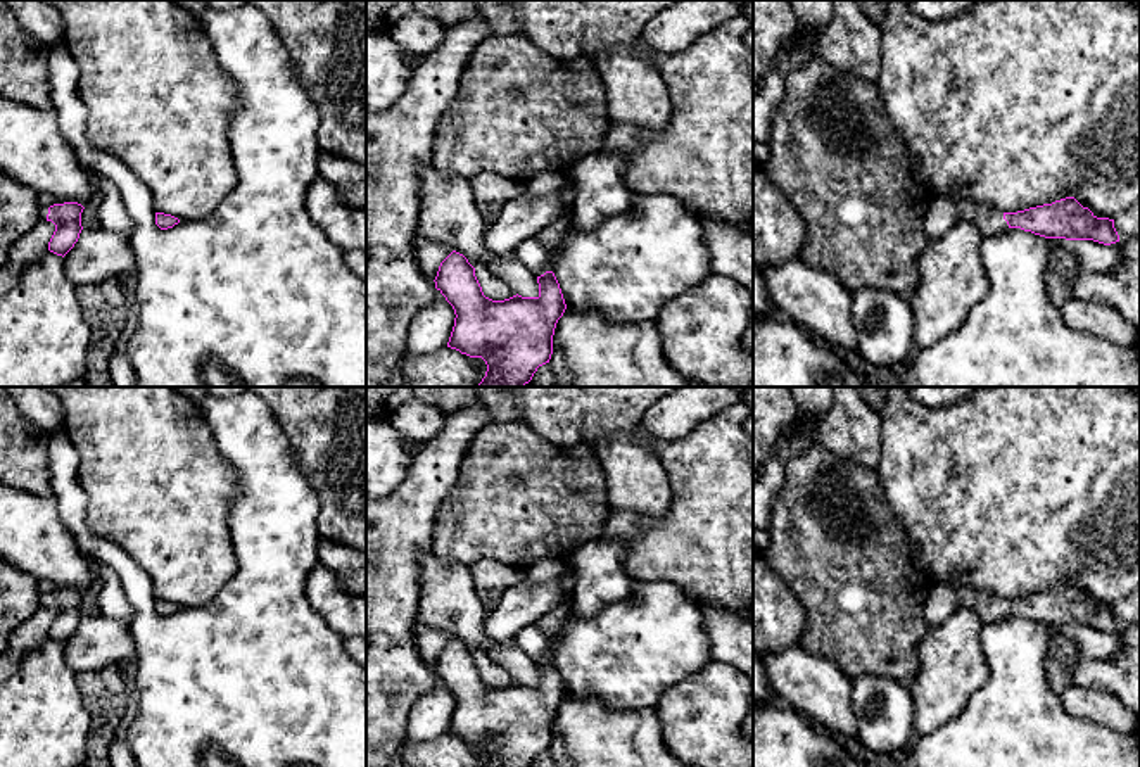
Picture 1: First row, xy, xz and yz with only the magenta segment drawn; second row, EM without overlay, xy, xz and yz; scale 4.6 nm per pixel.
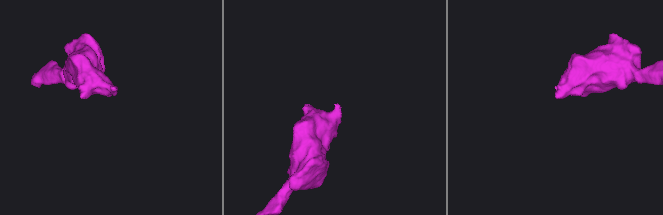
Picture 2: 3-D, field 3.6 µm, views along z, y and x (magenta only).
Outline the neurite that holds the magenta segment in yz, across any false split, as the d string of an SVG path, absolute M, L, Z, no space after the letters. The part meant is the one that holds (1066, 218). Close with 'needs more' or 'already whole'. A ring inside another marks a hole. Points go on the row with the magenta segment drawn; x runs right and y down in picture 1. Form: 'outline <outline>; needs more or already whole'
outline M936 195L924 218L924 230L931 240L936 240L964 221L974 223L985 237L1007 228L1021 228L1045 238L1093 240L1104 245L1119 242L1114 219L1097 218L1074 197L1017 212L1004 212L969 199L955 200Z; needs more

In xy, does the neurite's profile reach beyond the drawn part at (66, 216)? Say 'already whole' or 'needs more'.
already whole

